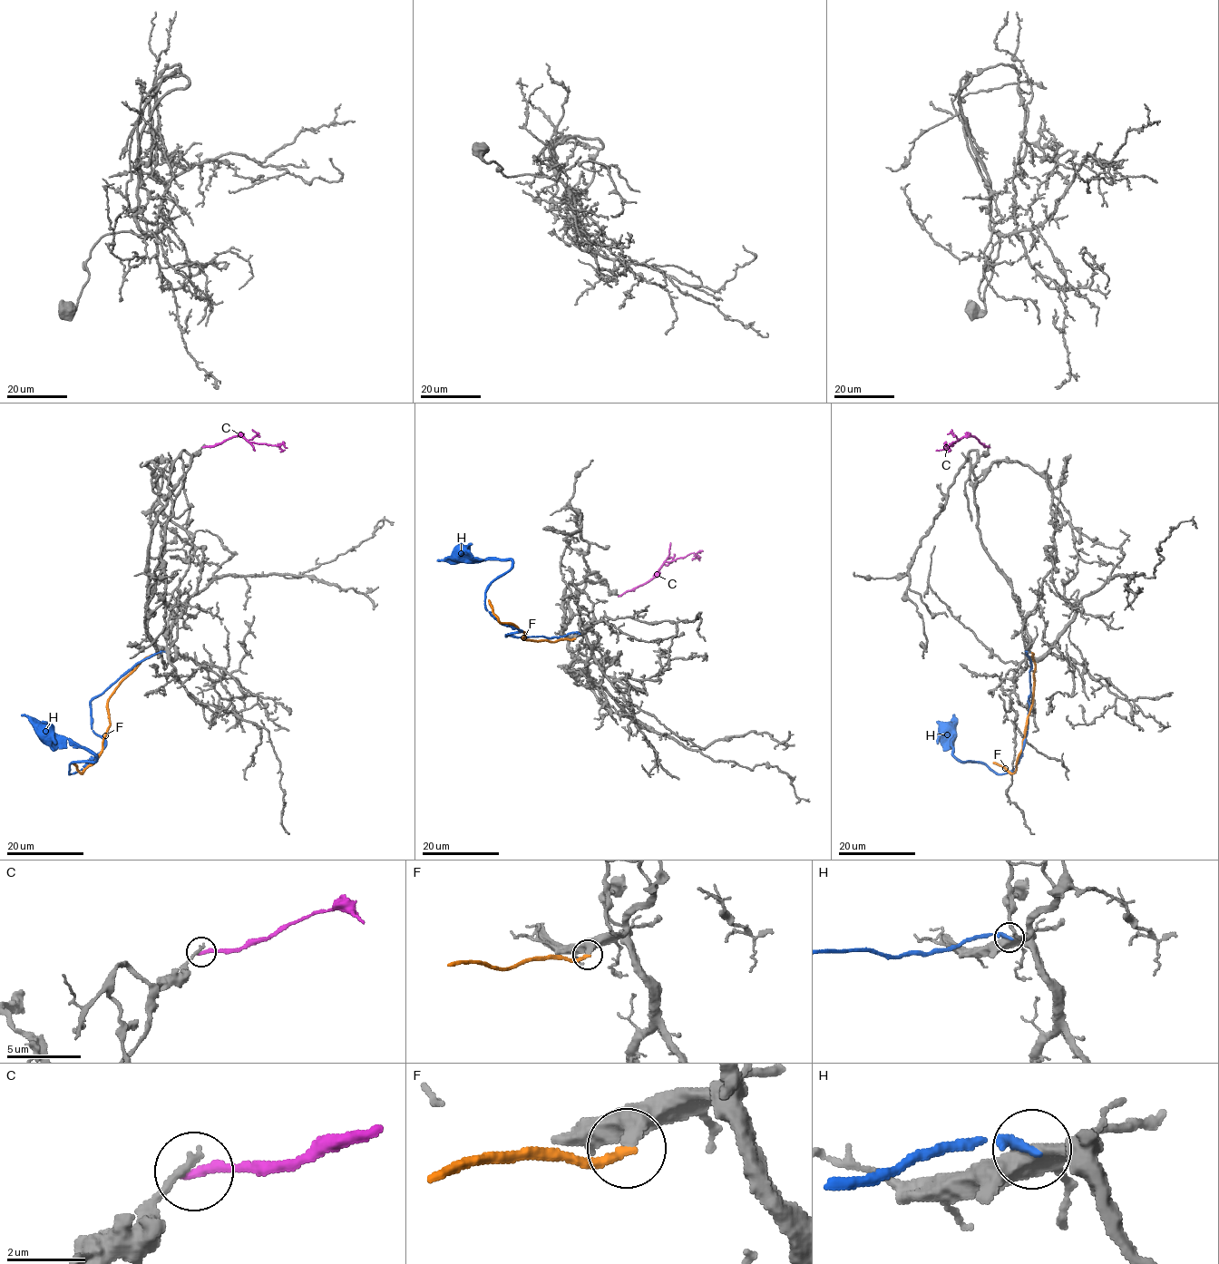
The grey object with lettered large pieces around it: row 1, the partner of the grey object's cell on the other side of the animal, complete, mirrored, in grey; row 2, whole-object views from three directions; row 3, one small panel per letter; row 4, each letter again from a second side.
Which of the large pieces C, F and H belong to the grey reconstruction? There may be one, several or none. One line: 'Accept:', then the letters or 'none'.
Accept: F

